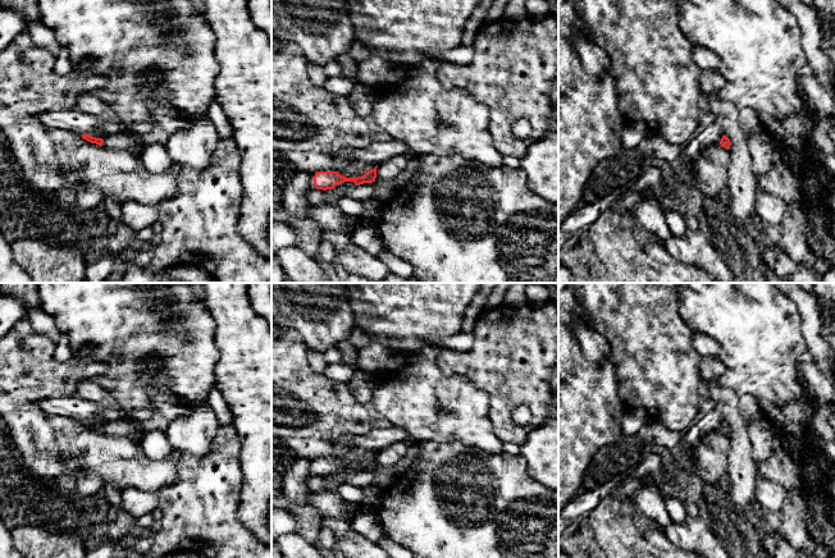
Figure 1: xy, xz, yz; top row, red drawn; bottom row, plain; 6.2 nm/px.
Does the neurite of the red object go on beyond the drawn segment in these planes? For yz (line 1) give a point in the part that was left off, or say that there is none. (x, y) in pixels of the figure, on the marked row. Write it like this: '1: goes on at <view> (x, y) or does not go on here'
1: does not go on here

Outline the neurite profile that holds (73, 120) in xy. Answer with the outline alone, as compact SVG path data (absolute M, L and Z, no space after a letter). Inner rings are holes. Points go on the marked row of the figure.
M78 109L47 111L38 115L38 120L49 128L59 128L76 134L90 134L104 138L100 119Z

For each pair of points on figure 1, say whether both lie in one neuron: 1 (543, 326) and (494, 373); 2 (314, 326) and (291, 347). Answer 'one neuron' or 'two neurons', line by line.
1: one neuron
2: two neurons

